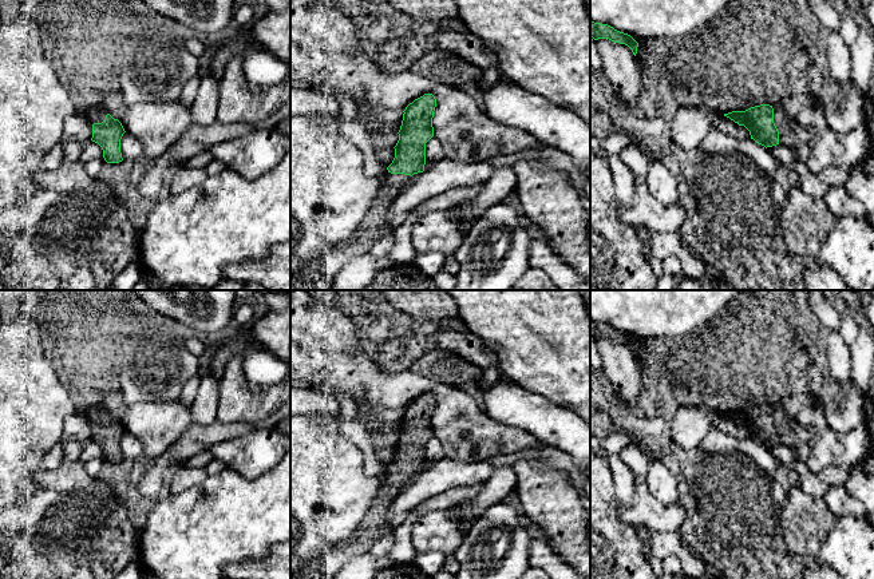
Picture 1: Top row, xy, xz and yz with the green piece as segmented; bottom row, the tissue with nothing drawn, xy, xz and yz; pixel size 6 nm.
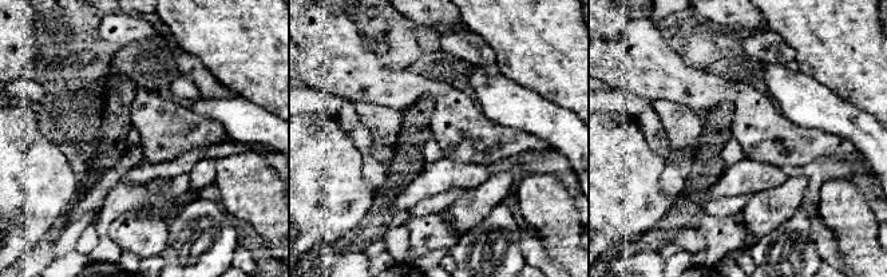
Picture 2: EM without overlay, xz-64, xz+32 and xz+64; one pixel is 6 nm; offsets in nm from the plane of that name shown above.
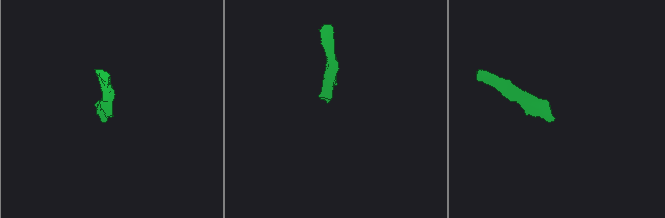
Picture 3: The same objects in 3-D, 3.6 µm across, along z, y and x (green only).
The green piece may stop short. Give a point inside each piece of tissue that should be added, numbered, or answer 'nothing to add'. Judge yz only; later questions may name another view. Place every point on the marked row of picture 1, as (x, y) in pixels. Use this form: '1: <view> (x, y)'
1: yz (791, 134)

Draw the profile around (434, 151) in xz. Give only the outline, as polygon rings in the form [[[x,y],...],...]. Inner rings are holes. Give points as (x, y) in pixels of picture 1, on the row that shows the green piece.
[[[434,135],[427,143],[426,143],[426,160],[427,162],[439,162],[444,158],[443,147],[439,139]]]

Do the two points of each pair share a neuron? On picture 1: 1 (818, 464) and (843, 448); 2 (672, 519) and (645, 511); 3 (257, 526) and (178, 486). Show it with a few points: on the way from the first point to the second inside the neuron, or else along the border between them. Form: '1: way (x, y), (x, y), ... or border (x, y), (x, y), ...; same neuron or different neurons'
1: way (825, 457), (833, 449), (837, 449); same neuron
2: way (665, 519), (652, 514); same neuron
3: border (208, 476), (198, 484), (171, 494); different neurons

